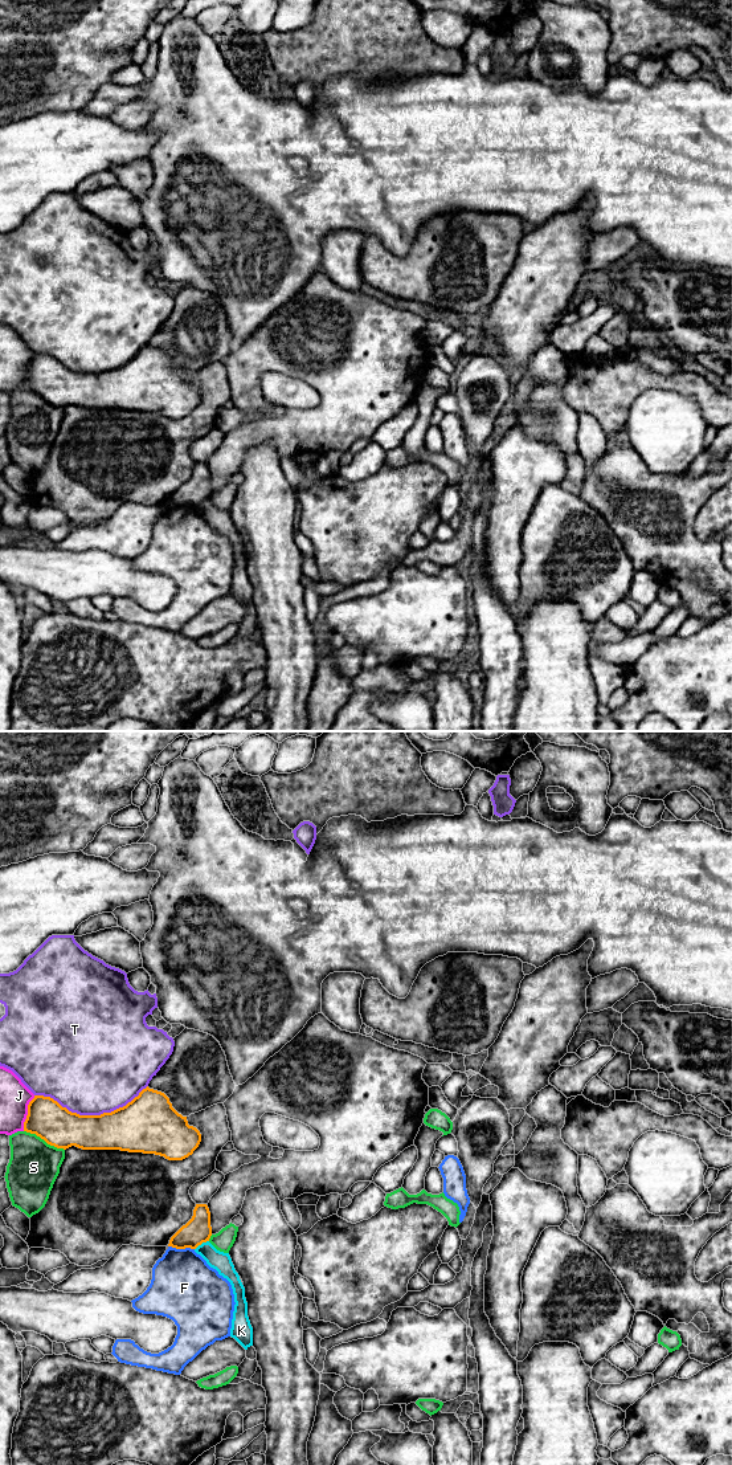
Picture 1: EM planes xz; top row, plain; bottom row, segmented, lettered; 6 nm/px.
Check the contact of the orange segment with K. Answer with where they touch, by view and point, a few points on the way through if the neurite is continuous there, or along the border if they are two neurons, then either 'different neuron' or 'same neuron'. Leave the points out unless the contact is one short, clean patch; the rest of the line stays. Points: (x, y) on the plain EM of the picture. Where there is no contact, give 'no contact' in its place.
contact xz (201, 501); border xz (208, 498), (195, 507); different neuron

